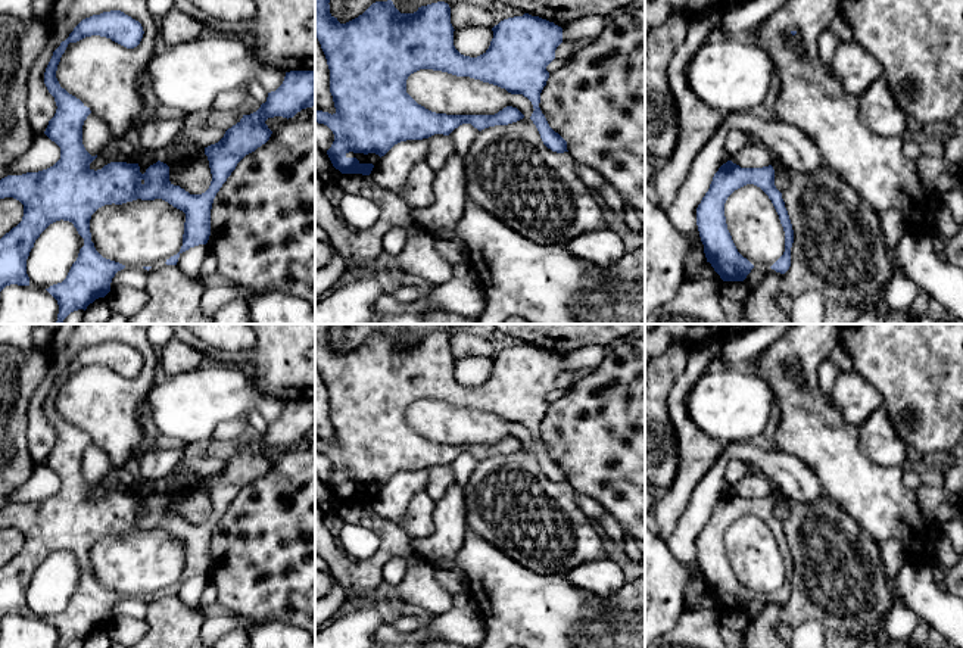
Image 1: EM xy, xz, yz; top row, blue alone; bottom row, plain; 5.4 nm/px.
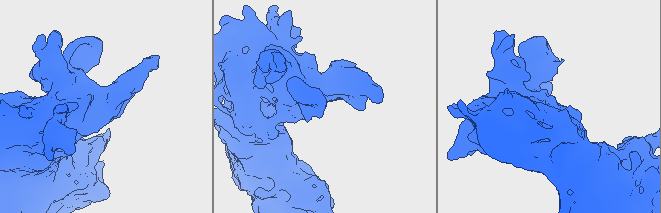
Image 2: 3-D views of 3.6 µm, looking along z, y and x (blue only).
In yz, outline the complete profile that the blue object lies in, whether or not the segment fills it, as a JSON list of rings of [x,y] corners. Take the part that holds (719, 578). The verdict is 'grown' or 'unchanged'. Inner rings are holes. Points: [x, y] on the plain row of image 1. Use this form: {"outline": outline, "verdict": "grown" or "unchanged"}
{"outline": [[[727,490],[714,504],[708,521],[696,538],[696,555],[707,592],[711,594],[723,611],[744,611],[754,598],[738,582],[724,546],[727,527],[747,514],[760,517],[769,526],[785,561],[785,582],[770,598],[785,604],[791,596],[794,560],[782,523],[775,515],[773,496],[741,498],[732,490]]], "verdict": "unchanged"}

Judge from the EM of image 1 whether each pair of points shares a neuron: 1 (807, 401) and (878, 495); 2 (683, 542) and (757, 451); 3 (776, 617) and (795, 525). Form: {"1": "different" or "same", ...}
{"1": "same", "2": "same", "3": "same"}

